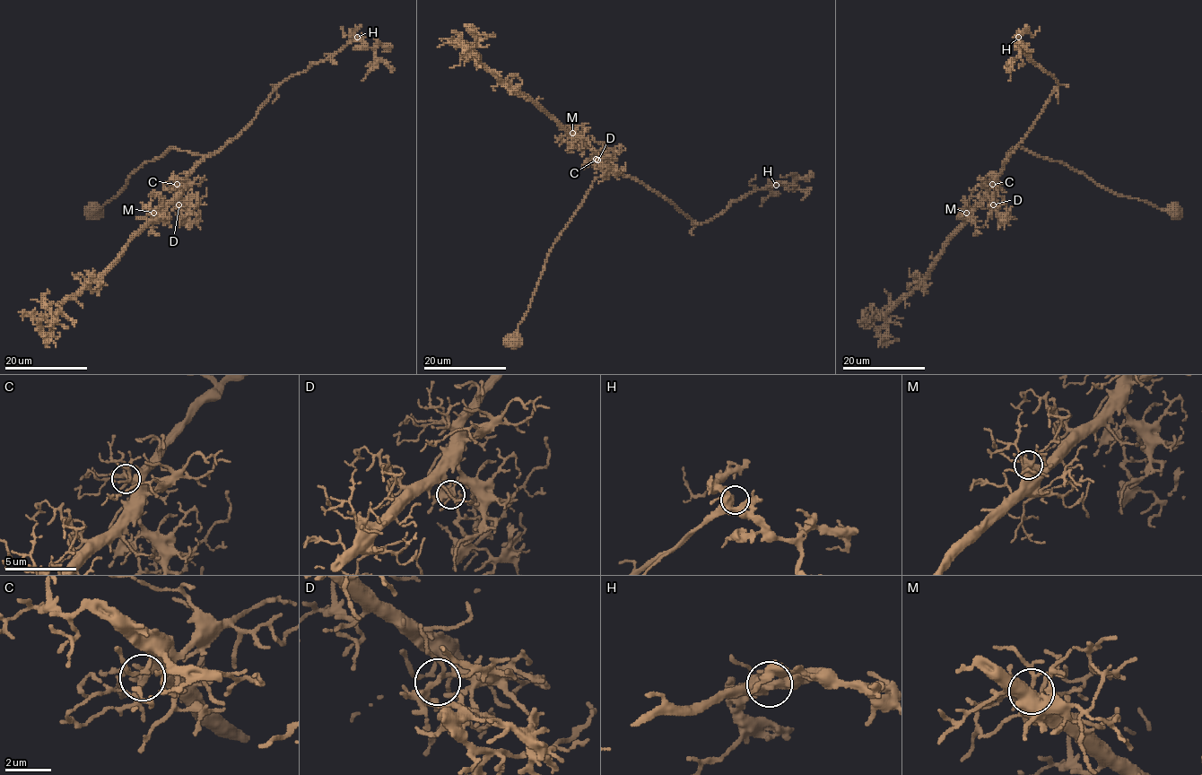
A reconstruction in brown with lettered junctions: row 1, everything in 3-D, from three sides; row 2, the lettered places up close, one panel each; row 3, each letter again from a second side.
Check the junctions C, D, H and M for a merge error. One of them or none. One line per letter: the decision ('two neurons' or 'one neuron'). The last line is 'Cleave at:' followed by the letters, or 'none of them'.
C: one neuron
D: two neurons
H: one neuron
M: one neuron
Cleave at: D

